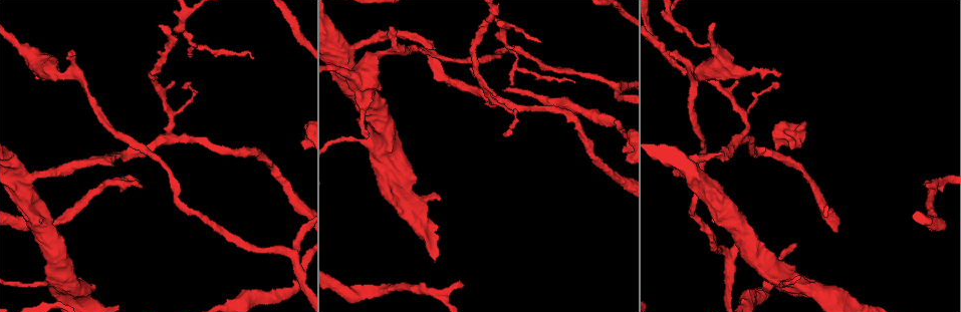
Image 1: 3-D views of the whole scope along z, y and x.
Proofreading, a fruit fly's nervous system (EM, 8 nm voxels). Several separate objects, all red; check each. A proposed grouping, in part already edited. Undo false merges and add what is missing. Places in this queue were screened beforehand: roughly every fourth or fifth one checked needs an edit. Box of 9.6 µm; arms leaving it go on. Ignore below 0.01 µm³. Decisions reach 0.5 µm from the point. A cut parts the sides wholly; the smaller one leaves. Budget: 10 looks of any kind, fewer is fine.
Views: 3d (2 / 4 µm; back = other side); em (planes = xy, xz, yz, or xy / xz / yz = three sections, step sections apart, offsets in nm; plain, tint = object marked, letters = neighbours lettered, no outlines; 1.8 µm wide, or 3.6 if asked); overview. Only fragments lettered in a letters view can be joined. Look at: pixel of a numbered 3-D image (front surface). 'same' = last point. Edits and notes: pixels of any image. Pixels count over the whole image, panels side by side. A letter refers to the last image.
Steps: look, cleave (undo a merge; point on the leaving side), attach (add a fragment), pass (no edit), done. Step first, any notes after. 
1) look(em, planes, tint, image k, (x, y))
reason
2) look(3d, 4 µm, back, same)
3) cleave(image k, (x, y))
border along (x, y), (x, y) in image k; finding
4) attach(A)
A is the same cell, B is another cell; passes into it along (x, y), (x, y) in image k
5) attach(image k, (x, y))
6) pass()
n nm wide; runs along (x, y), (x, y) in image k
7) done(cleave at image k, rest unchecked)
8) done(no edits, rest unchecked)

look(3d, 4 µm, image 1, (141, 186))
free end

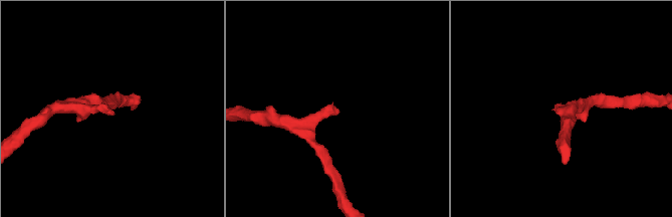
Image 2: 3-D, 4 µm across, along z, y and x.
look(em, planes, letters, image 2, (114, 113))
need the tissue

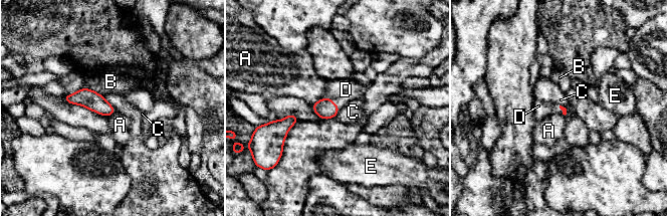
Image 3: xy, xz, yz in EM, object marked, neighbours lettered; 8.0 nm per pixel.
attach(D)
D is the same cell, A, B, C and E are other cells; passes into it along (325, 109), (332, 101), (344, 90) in image 3; it goes on there

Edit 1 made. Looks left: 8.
look(3d, 2 µm, image 1, (81, 298))
closes a loop

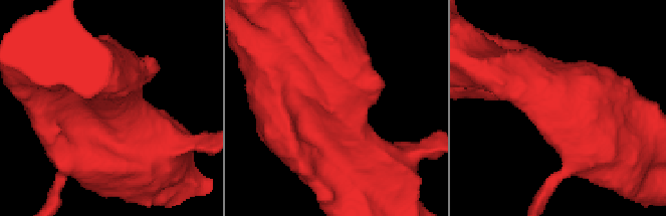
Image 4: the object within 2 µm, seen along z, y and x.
look(em, planes, plain, image 4, (109, 103))

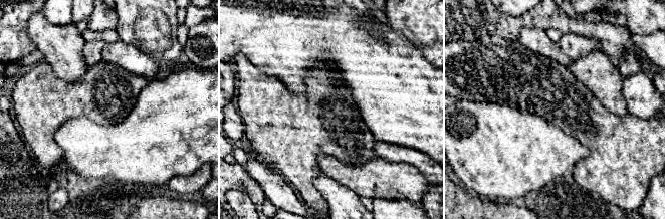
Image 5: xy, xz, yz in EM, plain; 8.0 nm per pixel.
look(em, planes, letters, same)

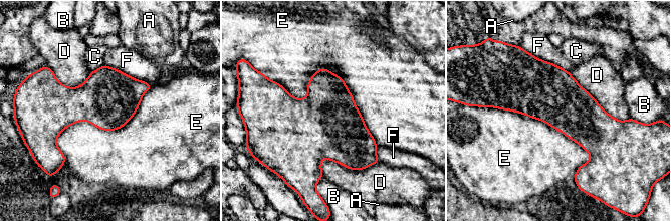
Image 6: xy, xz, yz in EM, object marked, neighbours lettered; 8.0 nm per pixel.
pass()
A, B, C, D, E and F are other cells; border along (271, 80), (378, 144) in image 6; continuous, no second neuron

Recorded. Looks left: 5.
look(em, planes, letters, image 1, (368, 137))
thin end

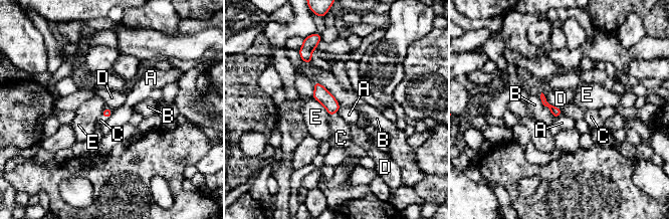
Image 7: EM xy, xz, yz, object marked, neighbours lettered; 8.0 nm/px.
attach(C)
C is the same cell, A, B, D and E are other cells; passes into it along (321, 94), (332, 115), (341, 138) in image 7; the neuron continues

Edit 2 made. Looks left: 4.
look(overview)

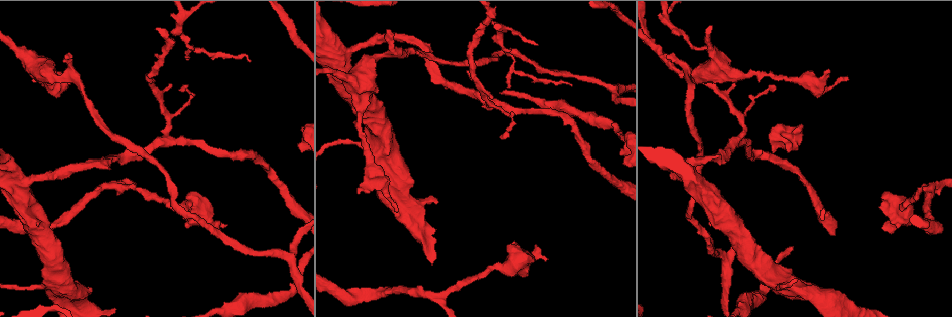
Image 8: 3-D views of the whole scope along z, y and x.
look(3d, 4 µm, image 8, (572, 85))
thin end

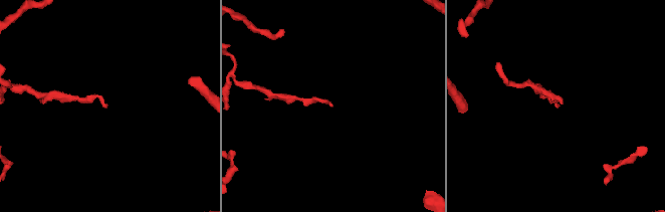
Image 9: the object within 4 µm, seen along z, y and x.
look(em, xz, step 4, tint, image 9, (557, 105))
shape alone is not enough

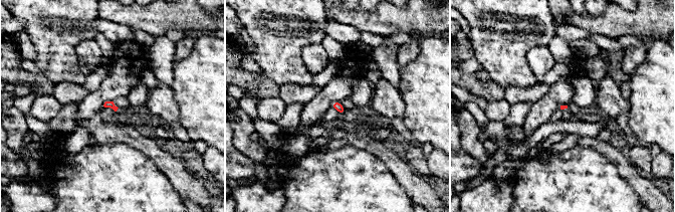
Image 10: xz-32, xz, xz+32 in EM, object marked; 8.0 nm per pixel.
look(em, planes, letters, same)

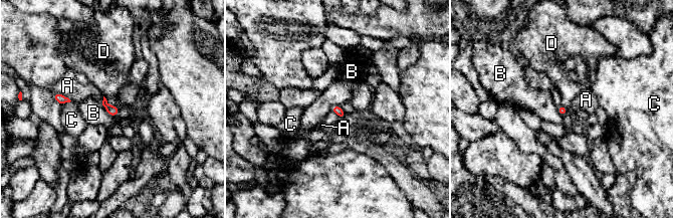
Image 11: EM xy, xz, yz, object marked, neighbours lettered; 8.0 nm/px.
pass()
70 nm wide; A, B, C and D are other cells; no lettered fragment goes on from it

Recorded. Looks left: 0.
done(attach at image 3, attach at image 7, rest unchecked)

